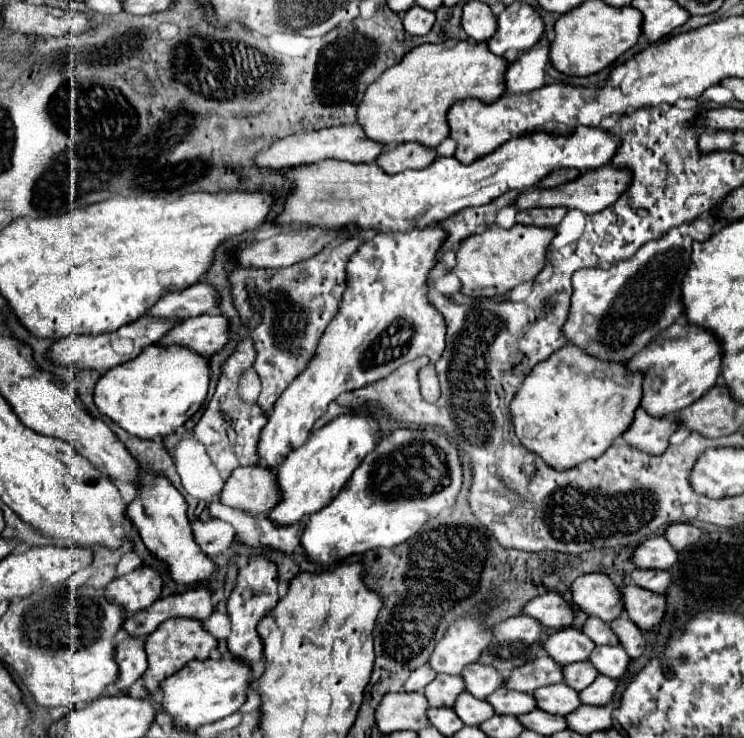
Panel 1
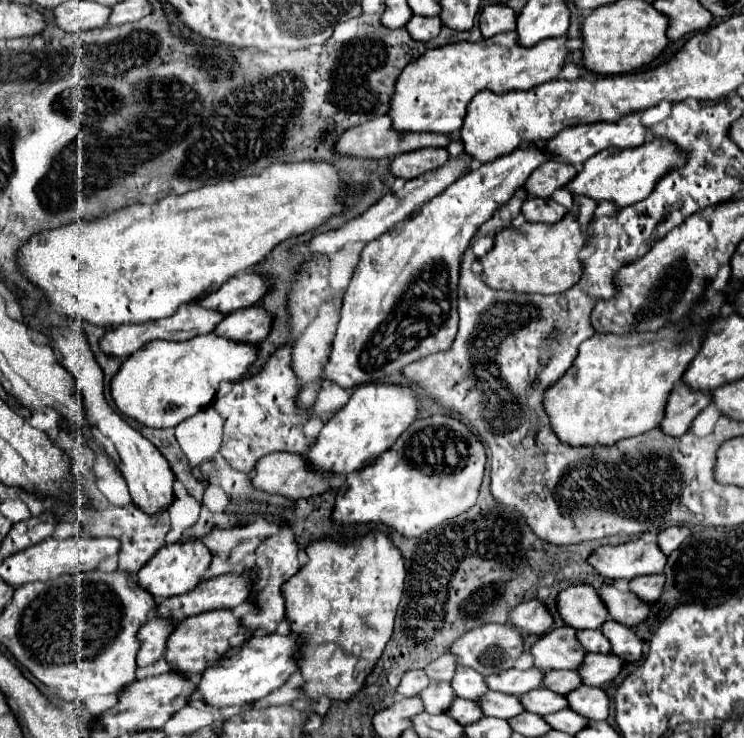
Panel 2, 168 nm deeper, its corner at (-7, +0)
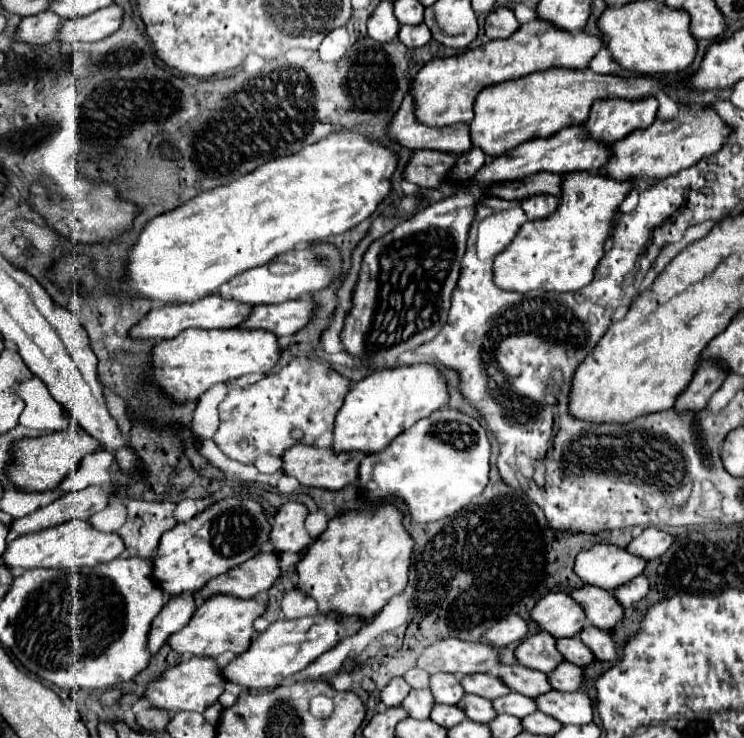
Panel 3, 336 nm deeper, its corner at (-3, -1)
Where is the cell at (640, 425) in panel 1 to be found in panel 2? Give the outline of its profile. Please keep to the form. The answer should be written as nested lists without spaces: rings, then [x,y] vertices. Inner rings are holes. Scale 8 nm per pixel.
[[[679,381],[669,395],[665,419],[661,421],[663,431],[671,437],[683,435],[689,431],[691,421],[699,415],[699,411],[703,411],[711,401],[711,393],[689,393],[689,389],[685,389]]]

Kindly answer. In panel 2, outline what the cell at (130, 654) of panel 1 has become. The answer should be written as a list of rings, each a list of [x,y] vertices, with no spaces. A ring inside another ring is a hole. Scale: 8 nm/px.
[[[151,615],[145,621],[145,625],[139,631],[139,641],[141,641],[141,649],[137,655],[139,667],[153,665],[163,657],[167,637],[173,633],[175,623],[177,621],[165,621],[165,617],[157,617],[157,615]]]

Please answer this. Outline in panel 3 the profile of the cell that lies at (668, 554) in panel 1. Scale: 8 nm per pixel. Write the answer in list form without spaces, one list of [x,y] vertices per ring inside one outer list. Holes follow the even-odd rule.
[[[595,544],[589,550],[577,554],[575,574],[591,586],[615,590],[635,576],[643,574],[647,560],[629,554],[625,548],[615,544]]]

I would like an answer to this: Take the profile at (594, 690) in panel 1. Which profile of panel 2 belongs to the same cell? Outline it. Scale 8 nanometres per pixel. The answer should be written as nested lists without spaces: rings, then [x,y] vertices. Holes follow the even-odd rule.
[[[581,685],[573,693],[567,693],[565,699],[569,701],[569,709],[587,721],[603,721],[609,715],[609,699],[601,687]]]

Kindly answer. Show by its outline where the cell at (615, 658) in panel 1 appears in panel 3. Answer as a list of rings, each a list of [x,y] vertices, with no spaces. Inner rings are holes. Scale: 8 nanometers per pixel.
[[[561,662],[555,672],[549,674],[549,682],[555,690],[561,692],[577,692],[585,676],[585,668],[573,664],[573,662]]]

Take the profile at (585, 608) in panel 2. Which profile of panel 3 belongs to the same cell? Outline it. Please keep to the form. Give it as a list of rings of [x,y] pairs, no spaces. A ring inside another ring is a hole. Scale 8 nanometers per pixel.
[[[549,592],[543,596],[531,610],[531,618],[555,638],[577,636],[587,622],[583,606],[567,592]]]

